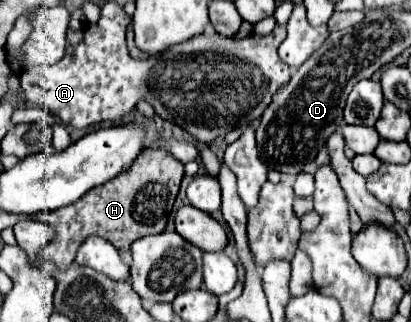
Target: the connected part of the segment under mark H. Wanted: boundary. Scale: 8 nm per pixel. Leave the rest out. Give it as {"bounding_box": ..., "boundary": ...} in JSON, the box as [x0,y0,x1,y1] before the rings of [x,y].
{"bounding_box":[30,150,184,270],"boundary":[[[142,150],[130,168],[122,170],[118,176],[102,186],[88,190],[80,200],[70,206],[58,208],[54,212],[40,212],[30,218],[46,222],[54,228],[54,240],[46,246],[46,258],[58,270],[68,270],[72,264],[78,244],[86,236],[102,236],[118,248],[122,258],[130,258],[130,244],[142,236],[158,234],[164,230],[180,182],[184,178],[184,164],[174,160],[170,154],[160,150]]]}

